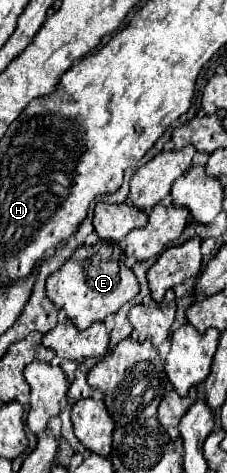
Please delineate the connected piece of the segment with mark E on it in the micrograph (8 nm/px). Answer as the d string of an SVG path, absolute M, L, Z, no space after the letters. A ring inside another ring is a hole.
M108 241L98 243L96 253L94 253L94 245L78 247L72 259L68 259L68 263L64 263L46 281L48 299L52 299L56 307L64 309L68 319L80 331L84 331L88 325L96 321L104 321L106 315L116 313L124 303L128 303L138 295L138 289L140 287L134 273L124 265L120 245Z

